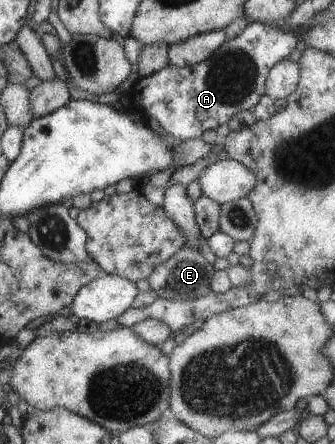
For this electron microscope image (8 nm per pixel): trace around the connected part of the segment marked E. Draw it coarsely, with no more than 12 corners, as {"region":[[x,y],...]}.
{"region":[[185,246],[148,282],[158,298],[195,300],[211,292],[213,264]]}

